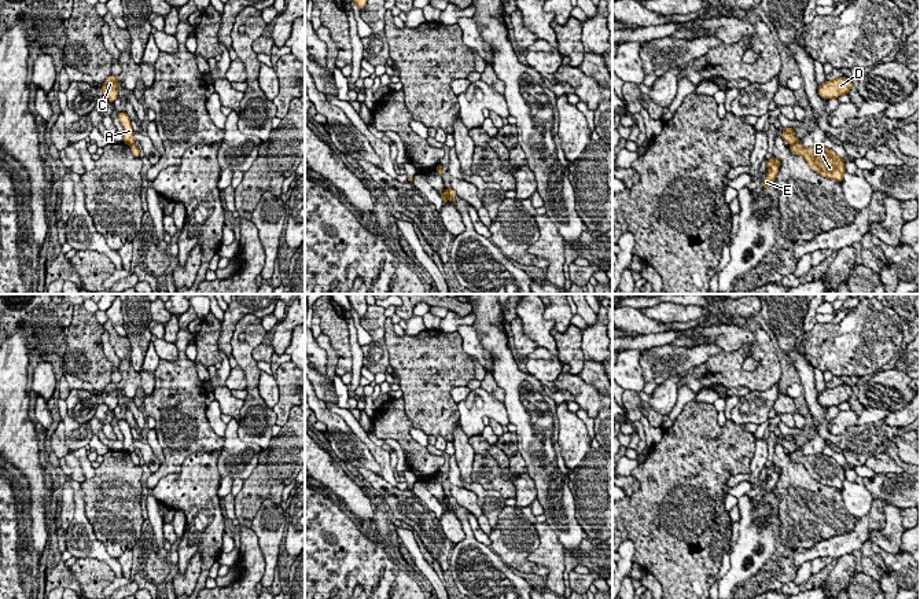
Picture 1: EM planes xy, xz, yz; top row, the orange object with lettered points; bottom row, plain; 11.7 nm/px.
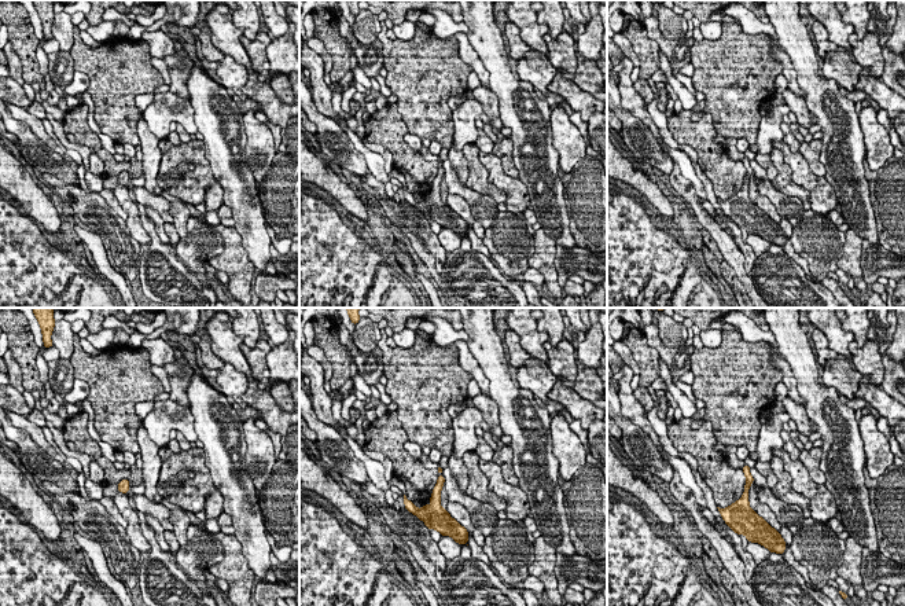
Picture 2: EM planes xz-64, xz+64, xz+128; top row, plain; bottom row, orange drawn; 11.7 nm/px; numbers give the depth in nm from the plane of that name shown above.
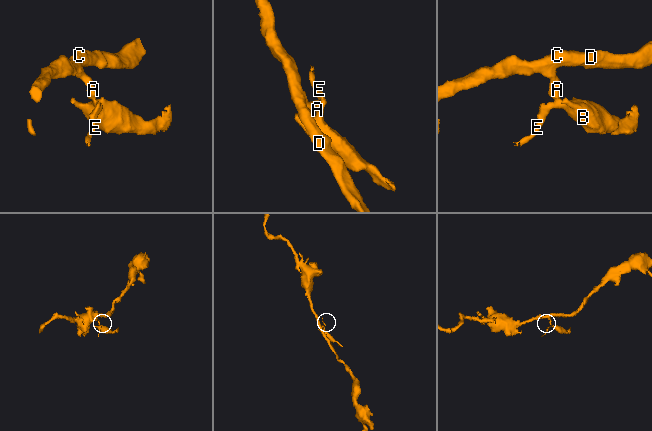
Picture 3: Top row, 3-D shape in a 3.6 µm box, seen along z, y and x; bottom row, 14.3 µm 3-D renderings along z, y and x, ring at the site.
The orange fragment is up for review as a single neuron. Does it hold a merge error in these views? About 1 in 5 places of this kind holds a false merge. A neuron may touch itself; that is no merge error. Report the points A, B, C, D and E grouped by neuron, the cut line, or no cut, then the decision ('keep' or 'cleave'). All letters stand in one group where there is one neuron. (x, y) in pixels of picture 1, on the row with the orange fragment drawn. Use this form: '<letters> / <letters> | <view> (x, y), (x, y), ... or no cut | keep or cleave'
A C D / B E | yz (795, 142), (790, 146) | cleave

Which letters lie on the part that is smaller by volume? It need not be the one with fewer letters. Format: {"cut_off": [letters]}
{"cut_off": ["B", "E"]}

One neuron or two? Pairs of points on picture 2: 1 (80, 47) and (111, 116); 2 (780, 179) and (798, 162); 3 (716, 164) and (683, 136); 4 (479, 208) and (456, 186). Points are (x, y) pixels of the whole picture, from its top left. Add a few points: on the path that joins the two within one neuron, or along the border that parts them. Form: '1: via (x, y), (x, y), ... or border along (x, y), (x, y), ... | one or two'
1: via (96, 63), (111, 79), (111, 99) | one
2: border along (773, 147), (782, 153), (790, 177), (809, 197) | two
3: via (710, 155), (691, 136) | one
4: via (475, 202), (462, 190) | one

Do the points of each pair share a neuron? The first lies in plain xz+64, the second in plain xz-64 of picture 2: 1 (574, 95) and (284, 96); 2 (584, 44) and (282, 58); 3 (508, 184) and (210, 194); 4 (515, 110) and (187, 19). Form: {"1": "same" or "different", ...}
{"1": "different", "2": "same", "3": "same", "4": "different"}

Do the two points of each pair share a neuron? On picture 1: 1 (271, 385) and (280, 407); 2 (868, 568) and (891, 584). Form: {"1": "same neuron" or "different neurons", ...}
{"1": "different neurons", "2": "different neurons"}

